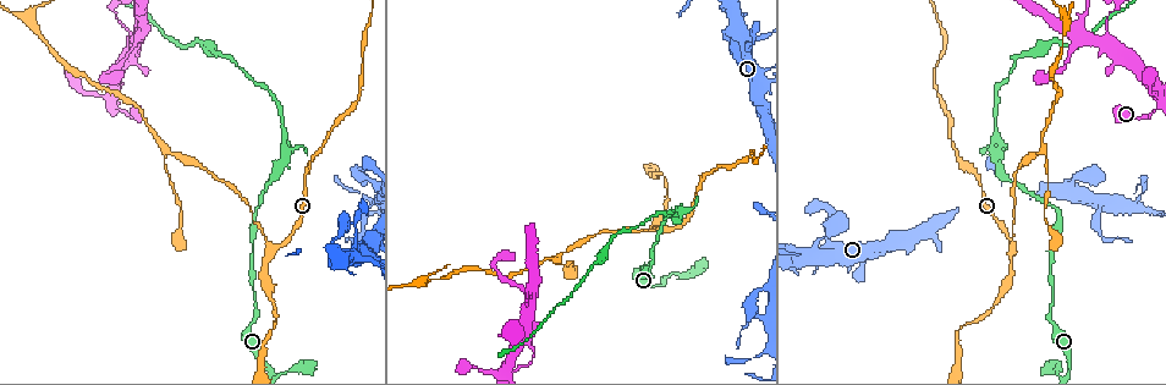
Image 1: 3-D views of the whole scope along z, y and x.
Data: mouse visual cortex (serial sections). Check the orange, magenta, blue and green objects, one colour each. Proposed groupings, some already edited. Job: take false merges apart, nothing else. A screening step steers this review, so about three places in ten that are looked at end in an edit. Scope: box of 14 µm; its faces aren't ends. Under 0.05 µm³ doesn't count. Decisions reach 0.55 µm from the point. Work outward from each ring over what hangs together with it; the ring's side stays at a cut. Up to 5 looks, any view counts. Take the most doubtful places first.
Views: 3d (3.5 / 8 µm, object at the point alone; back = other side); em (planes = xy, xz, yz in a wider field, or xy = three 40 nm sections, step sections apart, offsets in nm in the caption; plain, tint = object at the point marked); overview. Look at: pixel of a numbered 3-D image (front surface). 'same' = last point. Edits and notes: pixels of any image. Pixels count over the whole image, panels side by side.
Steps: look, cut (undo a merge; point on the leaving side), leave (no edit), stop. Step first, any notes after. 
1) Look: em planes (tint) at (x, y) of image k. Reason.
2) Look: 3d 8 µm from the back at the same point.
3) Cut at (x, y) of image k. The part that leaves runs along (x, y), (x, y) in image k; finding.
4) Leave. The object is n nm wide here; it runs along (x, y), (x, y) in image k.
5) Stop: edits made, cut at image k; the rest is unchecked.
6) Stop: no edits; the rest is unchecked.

Look: 3d 3.5 µm at (664, 230) of image 1. A narrow waist.

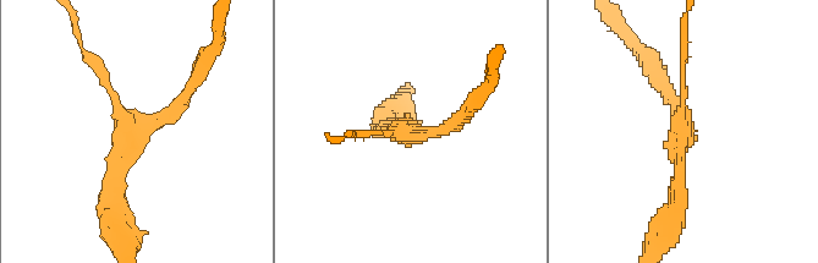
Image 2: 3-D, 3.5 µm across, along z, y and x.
Look: em xy step 2 (tint) at (689, 125) of image 2. 3 arms meet here; the arms are 100, 200, 200 nm wide; shape alone is not enough.

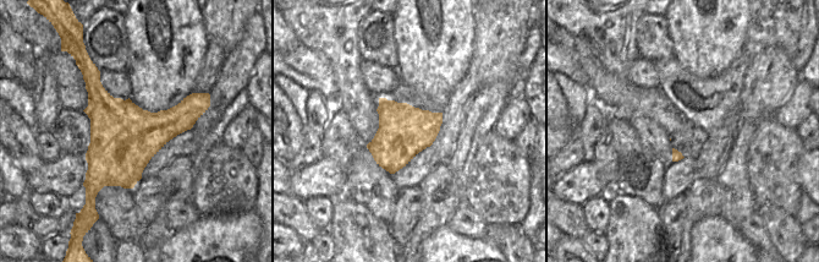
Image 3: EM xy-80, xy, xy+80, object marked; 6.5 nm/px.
Look: em xy step 5 (tint) at the same point. Cut it another way.

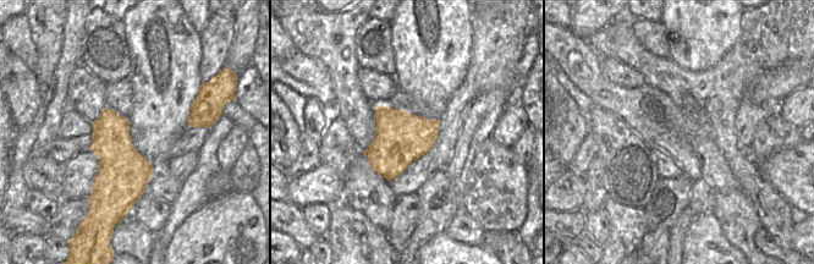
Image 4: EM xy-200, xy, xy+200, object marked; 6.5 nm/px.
Leave. Continuous, no second cell.

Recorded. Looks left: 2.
Look: 3d 3.5 µm at (811, 255) of image 1. A narrow waist.

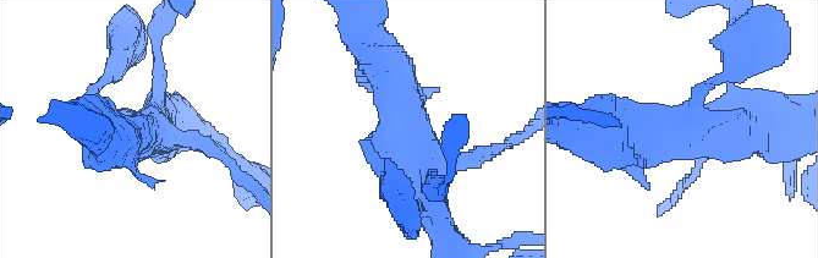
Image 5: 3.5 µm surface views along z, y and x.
Look: em xy step 5 (tint) at (404, 134) of image 5. 4 arms meet here; the arms are 150, 200, 500, 600 nm wide.

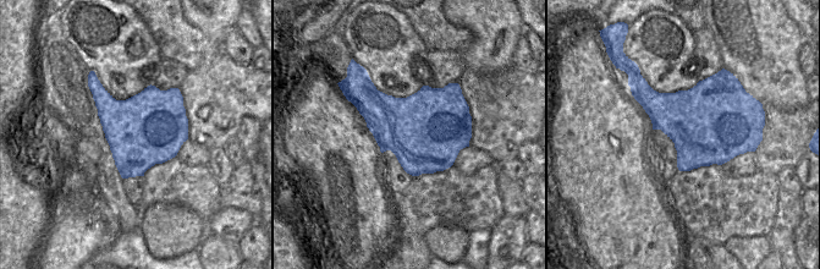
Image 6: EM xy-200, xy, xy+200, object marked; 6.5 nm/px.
Leave. It runs along (432, 207), (379, 60) in image 5; one cell here.

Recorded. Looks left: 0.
Stop: no edits; the rest is unchecked.

